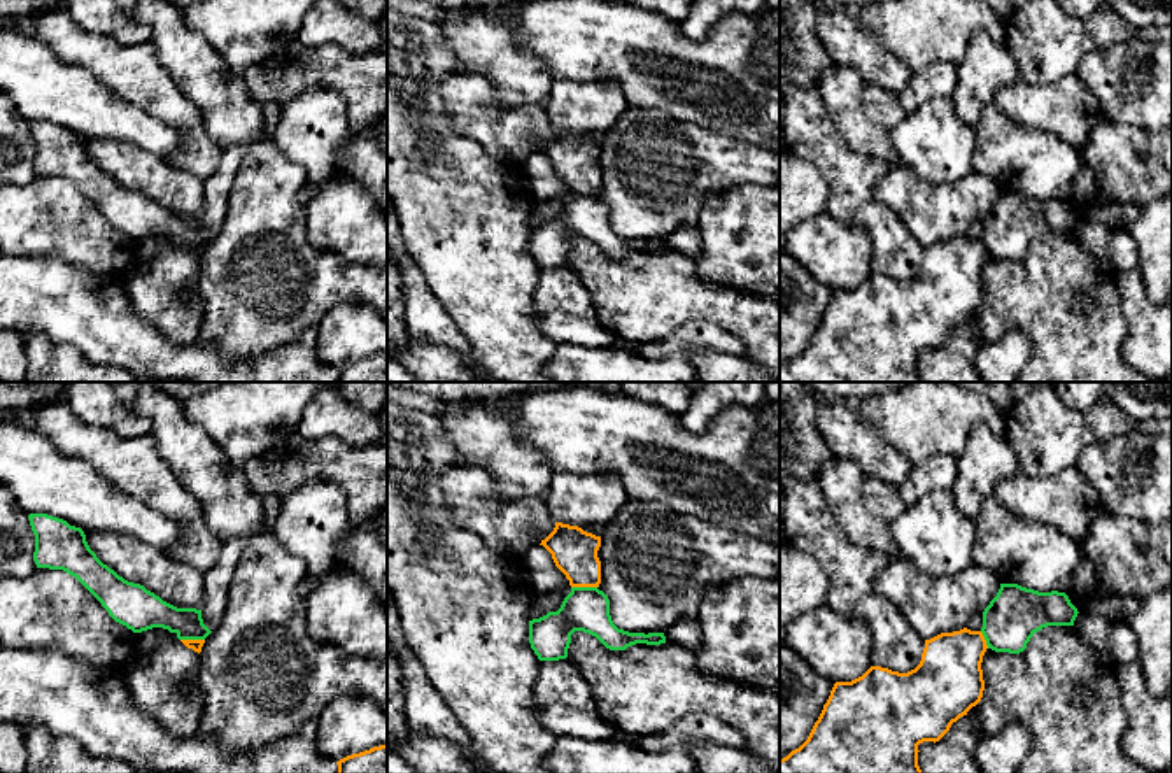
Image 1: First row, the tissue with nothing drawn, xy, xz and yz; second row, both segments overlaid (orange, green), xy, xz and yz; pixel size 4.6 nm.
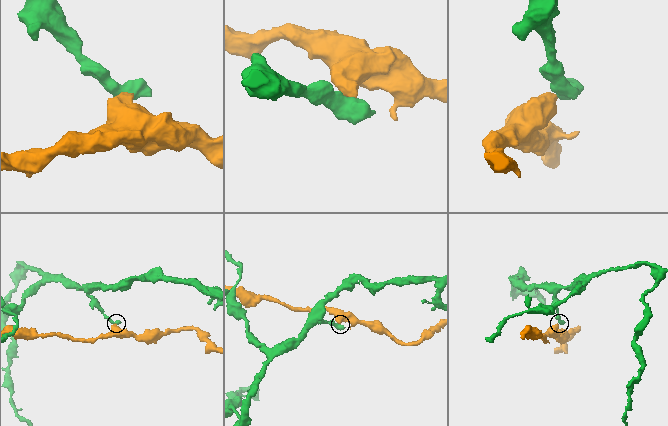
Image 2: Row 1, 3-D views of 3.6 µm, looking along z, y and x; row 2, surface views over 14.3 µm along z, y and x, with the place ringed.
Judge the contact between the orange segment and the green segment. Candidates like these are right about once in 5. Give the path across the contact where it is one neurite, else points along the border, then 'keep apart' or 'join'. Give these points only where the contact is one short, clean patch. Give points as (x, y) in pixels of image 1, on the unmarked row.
border xz (571, 193), (596, 195); keep apart

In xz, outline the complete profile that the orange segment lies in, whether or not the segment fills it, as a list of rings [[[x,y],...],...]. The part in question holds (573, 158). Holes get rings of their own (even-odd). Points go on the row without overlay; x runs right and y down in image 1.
[[[555,130],[554,138],[540,152],[552,161],[555,174],[566,182],[571,195],[599,195],[601,168],[597,158],[601,144],[578,133]]]

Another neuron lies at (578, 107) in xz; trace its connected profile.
[[[611,79],[554,81],[543,105],[554,130],[578,135],[604,133],[629,109]]]

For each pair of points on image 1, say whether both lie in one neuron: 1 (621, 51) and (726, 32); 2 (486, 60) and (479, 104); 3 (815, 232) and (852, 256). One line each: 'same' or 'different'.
1: same
2: different
3: same

